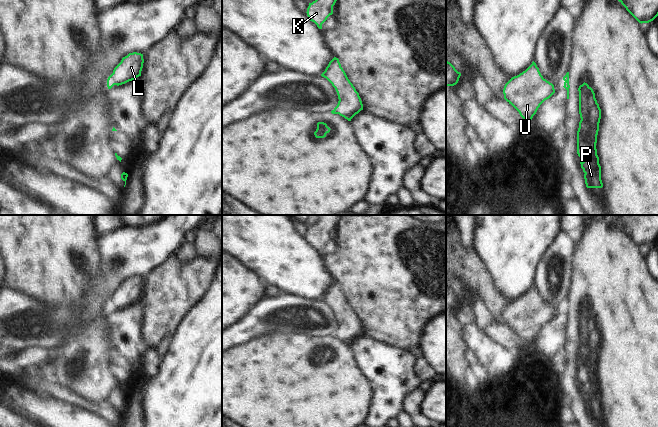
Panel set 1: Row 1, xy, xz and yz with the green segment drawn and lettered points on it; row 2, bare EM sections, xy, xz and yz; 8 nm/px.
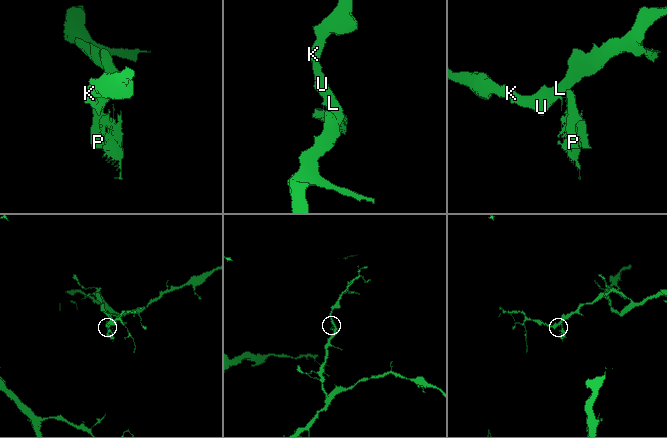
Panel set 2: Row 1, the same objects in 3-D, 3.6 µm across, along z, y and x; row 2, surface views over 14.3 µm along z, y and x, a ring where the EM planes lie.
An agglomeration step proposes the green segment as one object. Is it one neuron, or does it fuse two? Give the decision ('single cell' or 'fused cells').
fused cells

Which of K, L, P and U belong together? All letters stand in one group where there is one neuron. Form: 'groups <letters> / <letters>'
groups K L U / P

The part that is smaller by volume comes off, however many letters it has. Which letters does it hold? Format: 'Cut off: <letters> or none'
Cut off: P

